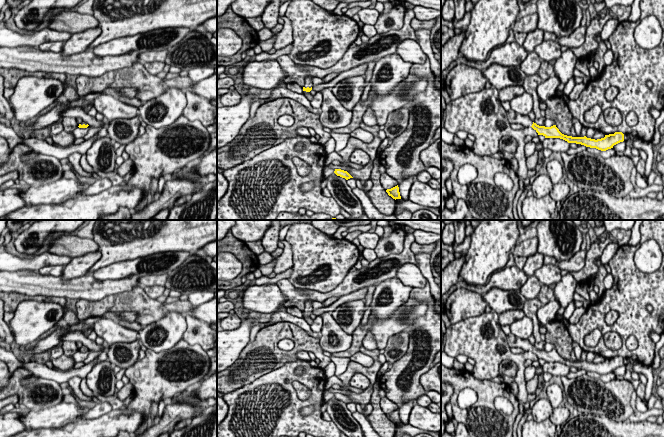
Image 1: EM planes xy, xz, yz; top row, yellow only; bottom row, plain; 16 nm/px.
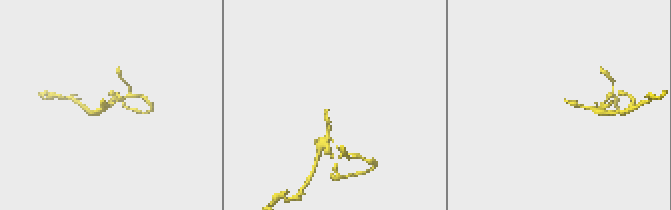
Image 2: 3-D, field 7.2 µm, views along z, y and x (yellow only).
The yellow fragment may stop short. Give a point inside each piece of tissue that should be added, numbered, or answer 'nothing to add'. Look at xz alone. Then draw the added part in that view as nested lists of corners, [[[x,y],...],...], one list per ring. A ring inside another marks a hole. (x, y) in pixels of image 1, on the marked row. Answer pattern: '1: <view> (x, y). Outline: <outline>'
1: xz (308, 80). Outline: [[[308,76],[305,78],[305,84],[304,84],[304,87],[307,88],[311,88],[312,87],[312,76]]]

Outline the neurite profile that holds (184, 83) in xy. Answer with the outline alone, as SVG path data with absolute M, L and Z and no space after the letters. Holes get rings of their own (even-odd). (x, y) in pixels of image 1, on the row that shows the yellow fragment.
M176 77L173 79L165 80L164 85L166 87L173 87L173 88L179 88L183 91L189 90L189 88L194 84L195 82L191 80L189 77Z

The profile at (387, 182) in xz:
M386 172L382 173L380 176L380 182L382 187L387 190L391 189L398 185L398 182L396 179L392 178L390 175L388 175Z

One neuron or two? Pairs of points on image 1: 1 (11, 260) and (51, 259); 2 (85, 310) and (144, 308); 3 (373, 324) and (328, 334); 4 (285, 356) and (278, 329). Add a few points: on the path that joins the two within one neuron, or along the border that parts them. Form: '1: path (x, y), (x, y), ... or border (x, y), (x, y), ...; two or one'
1: path (21, 264), (35, 264), (41, 260); one
2: path (100, 307), (110, 297), (123, 295), (129, 297); one
3: border (352, 335), (350, 346), (345, 350), (335, 352); two
4: path (278, 351), (274, 347), (274, 336); one

